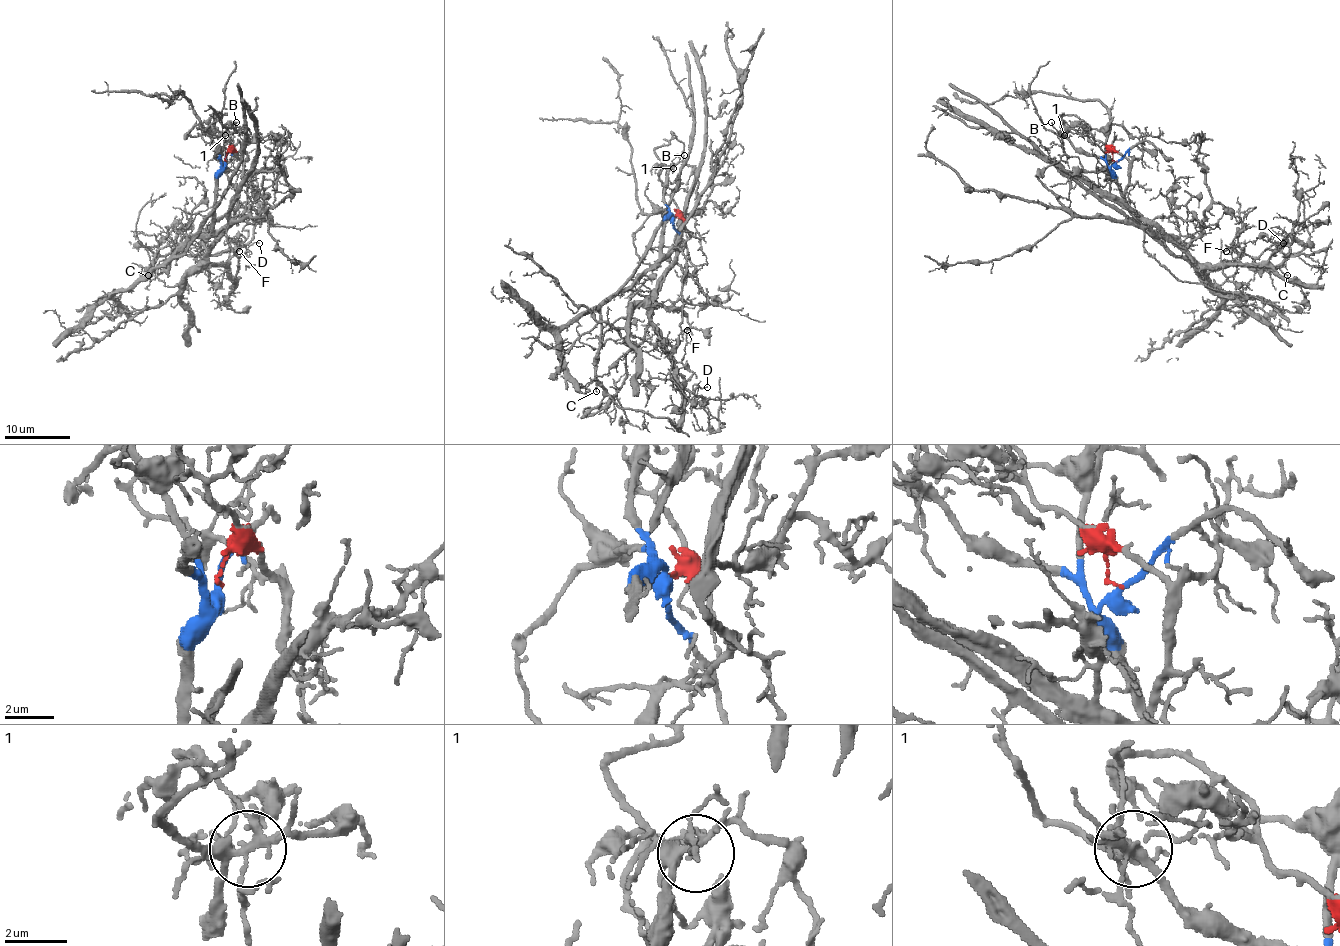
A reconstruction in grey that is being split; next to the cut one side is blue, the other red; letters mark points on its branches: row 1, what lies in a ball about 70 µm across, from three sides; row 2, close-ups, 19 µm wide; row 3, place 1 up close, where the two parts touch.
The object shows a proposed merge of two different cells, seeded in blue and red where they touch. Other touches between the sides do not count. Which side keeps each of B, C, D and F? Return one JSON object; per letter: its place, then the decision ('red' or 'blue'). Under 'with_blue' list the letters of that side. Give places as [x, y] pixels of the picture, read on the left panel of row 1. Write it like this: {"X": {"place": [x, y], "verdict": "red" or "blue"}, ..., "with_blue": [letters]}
{"B": {"place": [236, 122], "verdict": "blue"}, "C": {"place": [148, 275], "verdict": "blue"}, "D": {"place": [259, 243], "verdict": "red"}, "F": {"place": [239, 251], "verdict": "red"}, "with_blue": ["B", "C"]}

